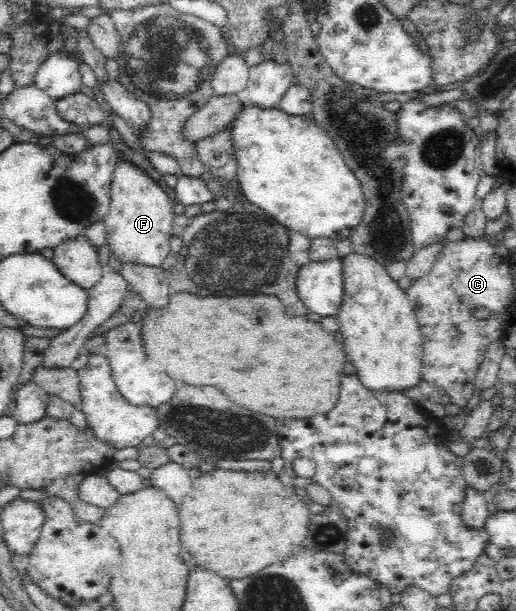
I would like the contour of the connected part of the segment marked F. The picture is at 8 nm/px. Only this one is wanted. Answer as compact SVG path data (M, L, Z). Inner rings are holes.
M120 157L112 172L110 204L102 221L111 253L122 264L142 264L161 267L170 250L173 235L175 202L170 200L161 185L145 171Z

